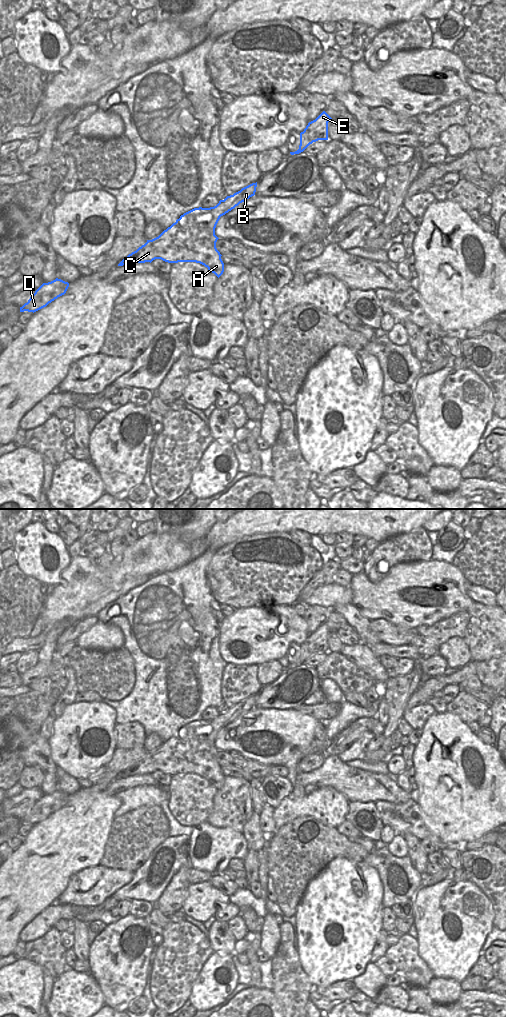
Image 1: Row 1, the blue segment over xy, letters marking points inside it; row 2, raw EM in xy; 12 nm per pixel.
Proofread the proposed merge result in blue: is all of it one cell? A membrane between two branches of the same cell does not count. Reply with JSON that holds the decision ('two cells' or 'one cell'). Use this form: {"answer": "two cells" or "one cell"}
{"answer": "one cell"}

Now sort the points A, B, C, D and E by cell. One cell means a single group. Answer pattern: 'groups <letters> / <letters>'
groups A B C D E

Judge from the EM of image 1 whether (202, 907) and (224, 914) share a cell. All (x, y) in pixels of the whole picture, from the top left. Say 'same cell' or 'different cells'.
different cells

